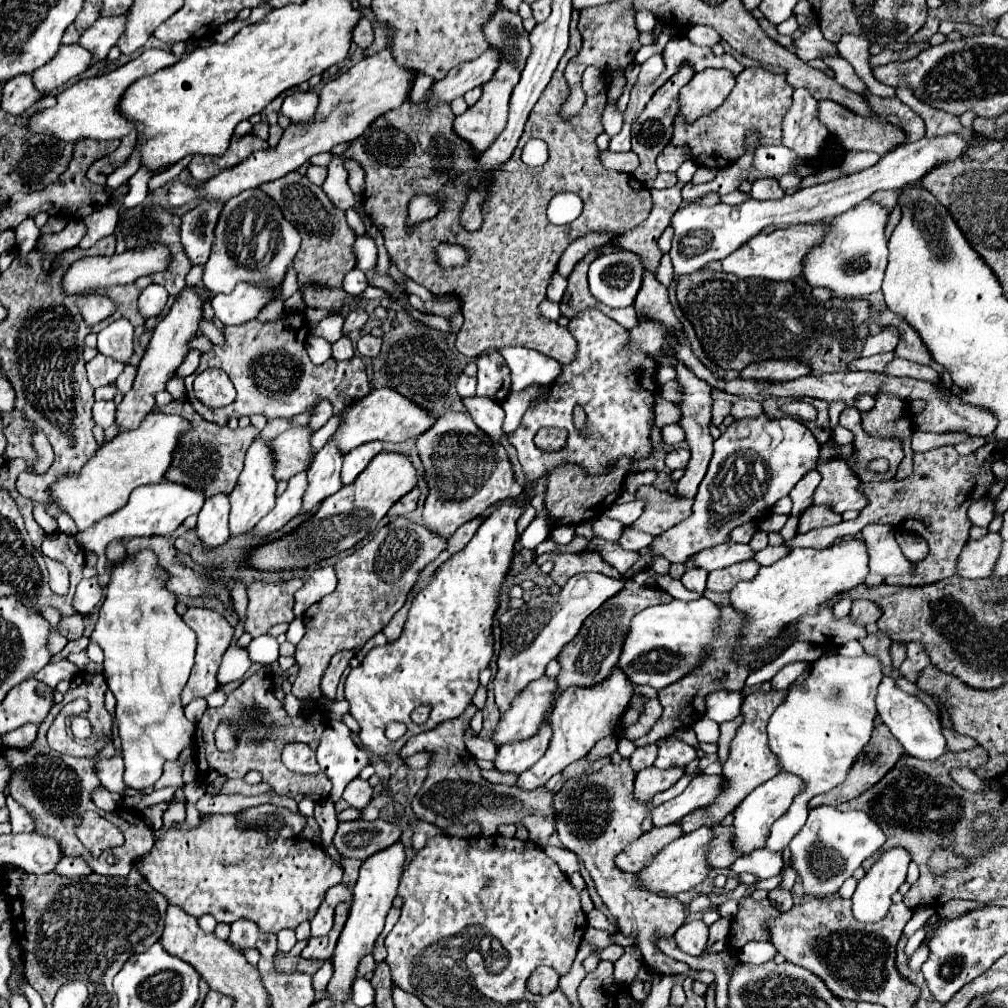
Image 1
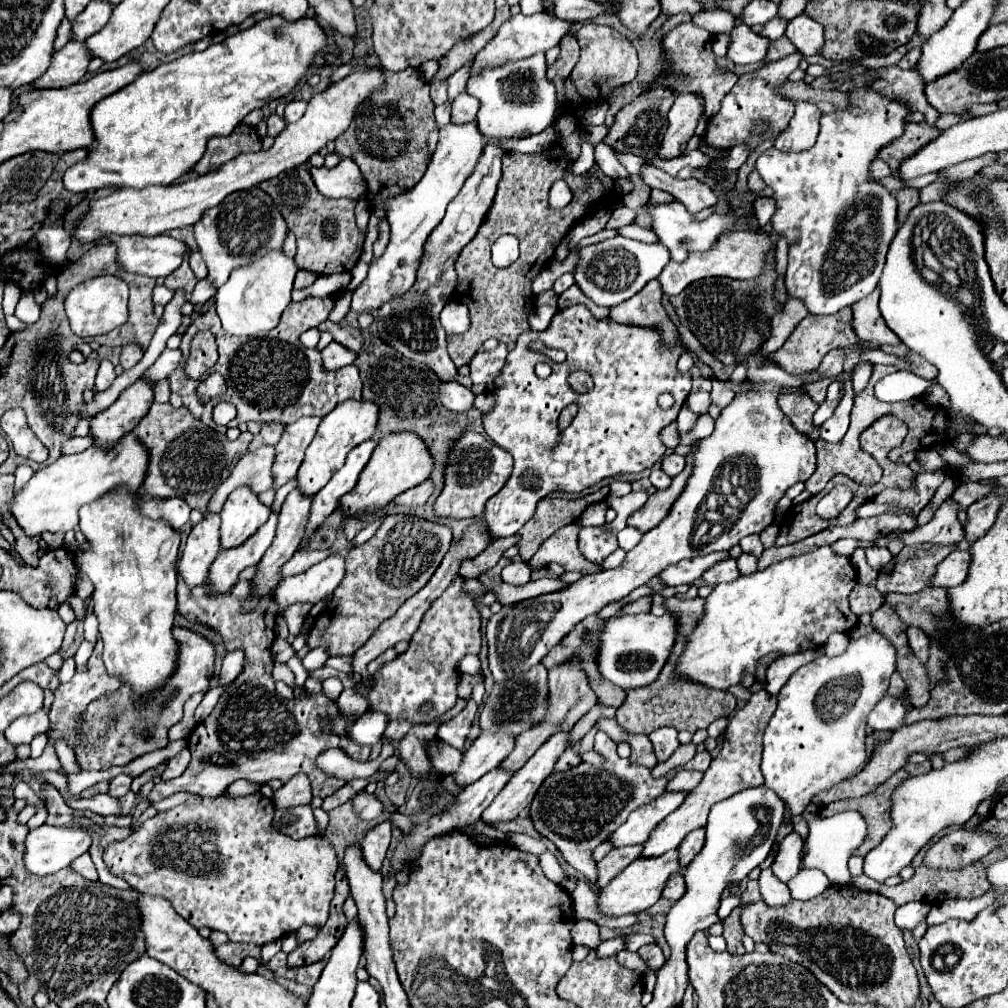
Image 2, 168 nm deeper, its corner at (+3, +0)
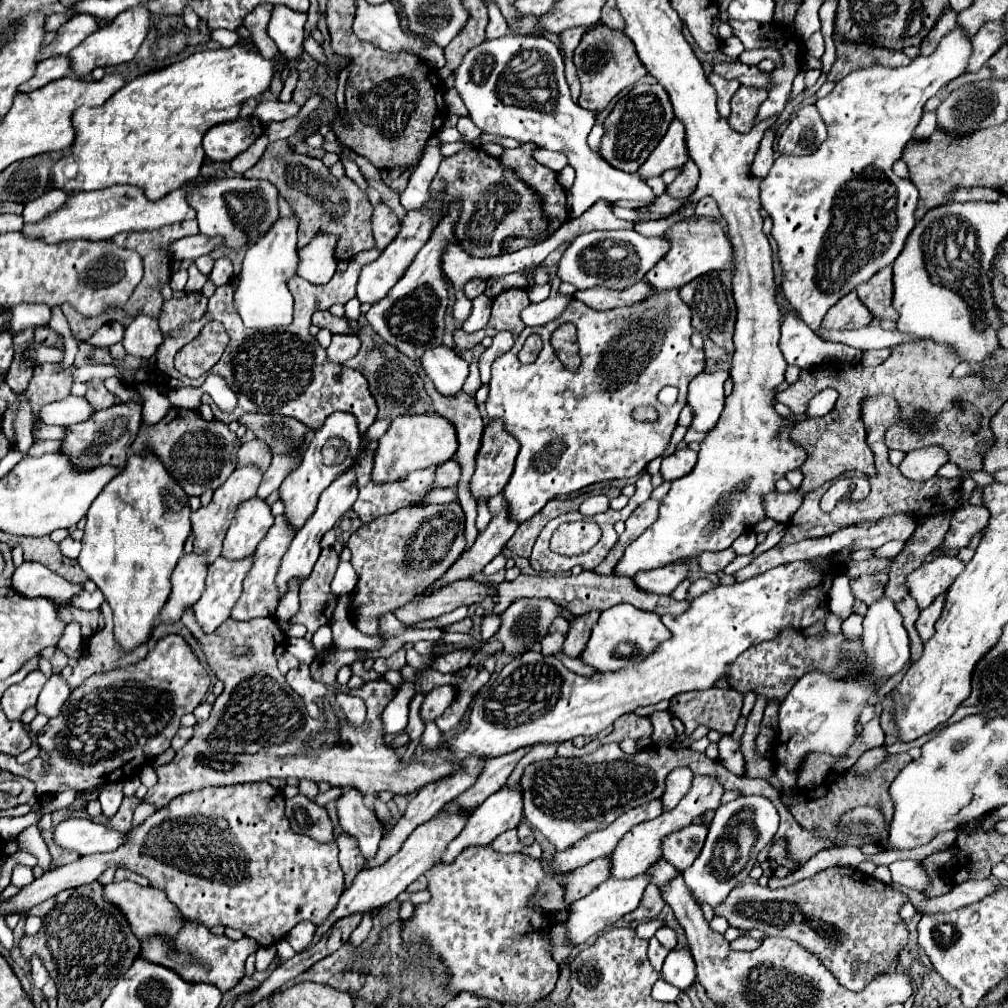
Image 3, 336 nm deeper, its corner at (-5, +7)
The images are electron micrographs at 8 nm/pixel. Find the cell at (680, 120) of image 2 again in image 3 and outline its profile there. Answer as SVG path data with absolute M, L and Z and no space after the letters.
M674 119L670 123L668 133L646 159L646 163L638 169L642 179L664 173L666 169L680 167L688 161L688 147L684 147L684 123Z

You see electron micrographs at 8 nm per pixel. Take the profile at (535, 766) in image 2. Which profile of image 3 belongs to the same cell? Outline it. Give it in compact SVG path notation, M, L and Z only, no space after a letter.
M520 783L516 787L502 787L500 791L496 791L494 795L490 795L476 811L474 815L468 819L468 825L464 827L464 831L448 845L448 851L444 853L442 861L450 863L452 859L456 859L456 855L470 845L488 845L494 837L498 837L500 833L518 827L518 823L524 817L524 809L522 809L522 795L520 795Z

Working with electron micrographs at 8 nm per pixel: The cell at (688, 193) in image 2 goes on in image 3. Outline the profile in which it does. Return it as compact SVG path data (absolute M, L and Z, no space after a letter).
M710 195L702 197L702 199L696 203L696 215L698 215L698 217L714 217L714 219L718 219L718 217L720 217L720 211L718 211L718 207L716 207L716 201L714 201Z

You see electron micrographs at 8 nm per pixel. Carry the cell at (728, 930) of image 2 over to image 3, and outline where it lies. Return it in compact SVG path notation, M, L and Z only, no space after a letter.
M740 937L740 939L736 939L736 941L730 943L730 947L736 949L736 951L752 951L752 949L756 949L758 945L760 945L760 943L758 943L756 939L752 939L752 937Z

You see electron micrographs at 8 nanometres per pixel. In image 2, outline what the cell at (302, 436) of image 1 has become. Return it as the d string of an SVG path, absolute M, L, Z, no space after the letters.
M262 446L252 454L244 454L236 468L232 470L232 474L228 476L228 480L224 480L210 498L208 512L218 514L228 494L240 486L248 486L254 494L272 488L272 454L274 454L272 446Z

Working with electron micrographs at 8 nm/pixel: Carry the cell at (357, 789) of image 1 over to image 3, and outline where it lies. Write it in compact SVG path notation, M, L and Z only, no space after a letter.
M466 847L452 863L438 863L424 875L428 879L430 901L416 905L414 915L402 921L400 937L404 943L424 939L432 945L432 953L450 973L446 991L468 991L502 1005L532 1005L532 1001L552 993L558 981L558 963L552 959L550 939L554 913L534 903L540 881L550 877L540 859L526 853L496 853L490 847Z

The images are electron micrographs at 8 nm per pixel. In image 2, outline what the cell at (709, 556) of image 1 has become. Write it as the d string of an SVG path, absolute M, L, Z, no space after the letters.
M708 554L708 558L690 558L690 560L672 564L660 572L660 582L664 586L692 584L696 578L700 578L704 574L704 570L708 570L722 558L728 558L728 554Z

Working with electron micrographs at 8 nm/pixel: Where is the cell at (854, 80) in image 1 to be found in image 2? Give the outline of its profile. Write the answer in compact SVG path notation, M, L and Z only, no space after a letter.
M800 14L798 18L794 18L794 20L788 22L786 36L792 40L792 44L796 46L796 50L802 52L808 58L816 56L818 50L824 44L822 26L818 22L814 22L812 18L808 18L806 14Z

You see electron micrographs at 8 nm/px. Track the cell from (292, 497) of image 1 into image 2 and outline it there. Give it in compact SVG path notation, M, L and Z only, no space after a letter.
M270 514L270 520L252 536L244 546L222 550L210 566L208 572L208 594L226 594L238 582L238 574L248 568L256 566L264 556L266 548L272 544L276 532L276 518L278 514Z

